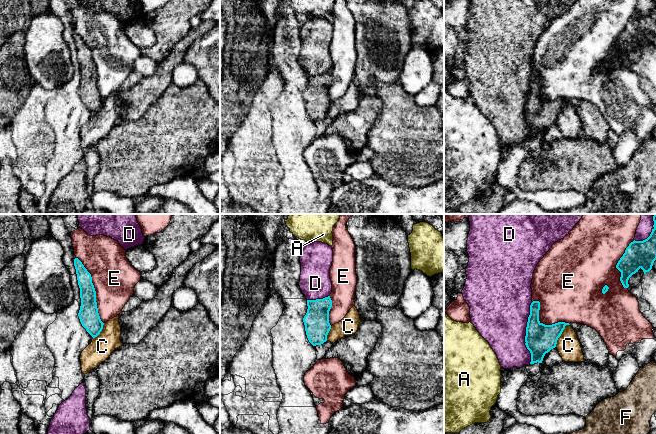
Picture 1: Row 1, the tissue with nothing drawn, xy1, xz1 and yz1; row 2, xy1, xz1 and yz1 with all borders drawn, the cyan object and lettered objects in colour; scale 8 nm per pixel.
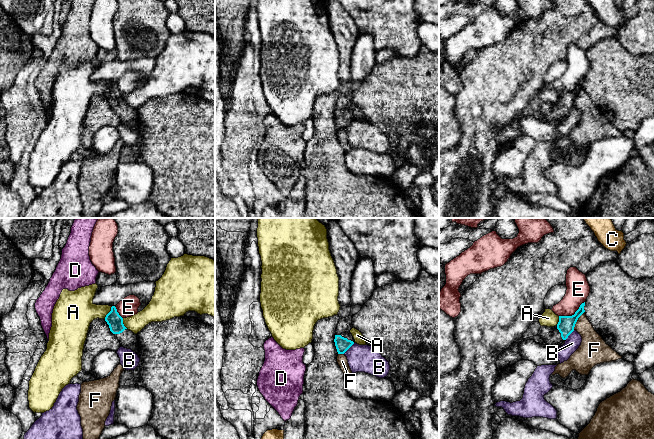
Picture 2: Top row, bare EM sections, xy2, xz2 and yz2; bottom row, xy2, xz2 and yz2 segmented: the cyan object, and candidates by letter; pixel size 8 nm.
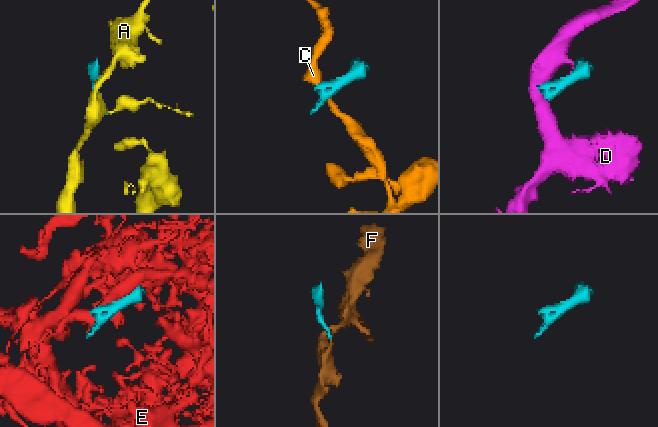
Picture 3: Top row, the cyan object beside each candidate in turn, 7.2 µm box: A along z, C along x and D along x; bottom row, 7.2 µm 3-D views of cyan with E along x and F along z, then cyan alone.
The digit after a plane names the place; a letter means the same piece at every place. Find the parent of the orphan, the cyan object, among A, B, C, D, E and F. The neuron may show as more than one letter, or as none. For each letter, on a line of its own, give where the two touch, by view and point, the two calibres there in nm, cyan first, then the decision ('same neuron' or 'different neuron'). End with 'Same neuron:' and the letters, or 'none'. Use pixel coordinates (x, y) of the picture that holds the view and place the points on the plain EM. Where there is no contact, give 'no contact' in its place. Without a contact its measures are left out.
A: xy2 (109, 88) | 120/280 nm | different neuron
B: xz2 (348, 124) | 120/220 nm | different neuron
C: yz1 (561, 109) | 240/190 nm | different neuron
D: yz1 (526, 109) | 240/440 nm | different neuron
E: xy1 (94, 66) | 160/360 nm | different neuron
F: yz2 (577, 95) | 140/190 nm | different neuron
Same neuron: none

